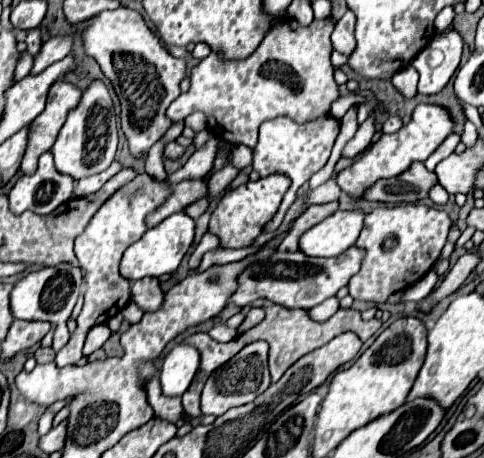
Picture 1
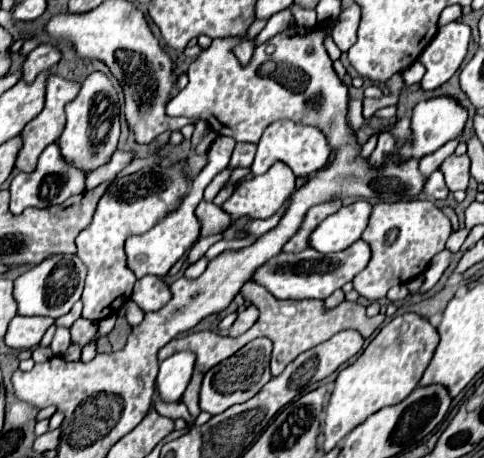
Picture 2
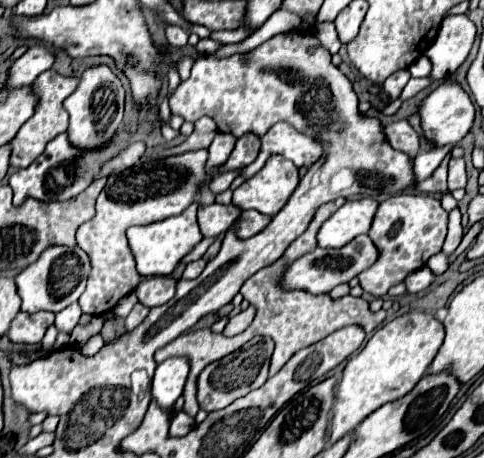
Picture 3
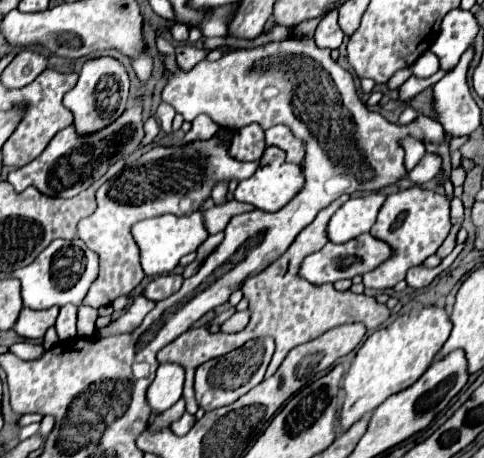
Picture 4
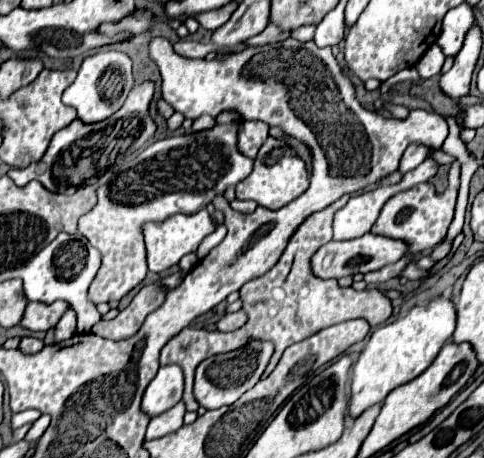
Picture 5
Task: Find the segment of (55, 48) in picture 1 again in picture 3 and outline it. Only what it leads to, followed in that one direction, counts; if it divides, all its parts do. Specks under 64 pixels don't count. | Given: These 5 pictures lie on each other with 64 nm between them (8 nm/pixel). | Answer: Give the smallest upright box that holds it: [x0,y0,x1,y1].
[8,46,54,88]

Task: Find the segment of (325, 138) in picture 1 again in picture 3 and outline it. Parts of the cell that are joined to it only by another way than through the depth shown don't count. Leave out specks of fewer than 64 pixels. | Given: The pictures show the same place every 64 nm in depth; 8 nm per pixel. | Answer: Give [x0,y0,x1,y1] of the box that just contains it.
[238,122,322,178]

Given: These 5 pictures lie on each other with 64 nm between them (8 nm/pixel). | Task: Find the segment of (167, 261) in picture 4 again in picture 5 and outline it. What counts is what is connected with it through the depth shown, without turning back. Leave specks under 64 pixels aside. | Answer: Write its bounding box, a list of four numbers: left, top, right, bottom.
[144,210,216,272]

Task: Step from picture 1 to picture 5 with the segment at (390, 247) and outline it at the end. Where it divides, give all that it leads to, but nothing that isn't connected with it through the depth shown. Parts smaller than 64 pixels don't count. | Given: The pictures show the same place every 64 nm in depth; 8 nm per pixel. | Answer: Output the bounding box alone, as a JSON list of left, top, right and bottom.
[363,176,460,284]

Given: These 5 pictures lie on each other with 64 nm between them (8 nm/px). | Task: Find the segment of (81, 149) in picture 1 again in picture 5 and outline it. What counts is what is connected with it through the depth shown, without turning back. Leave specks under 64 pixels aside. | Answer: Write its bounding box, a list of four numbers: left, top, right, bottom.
[62,50,132,124]

